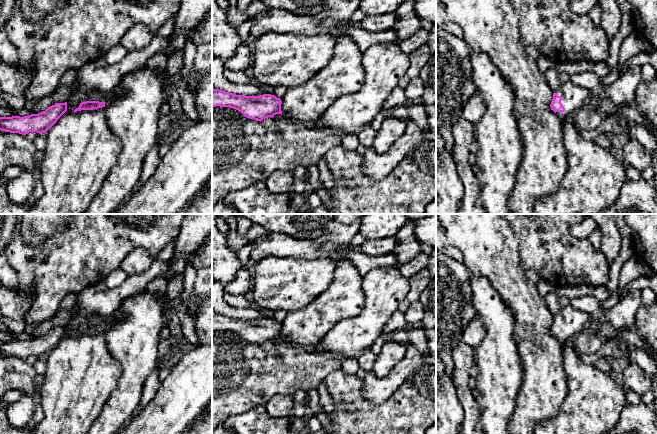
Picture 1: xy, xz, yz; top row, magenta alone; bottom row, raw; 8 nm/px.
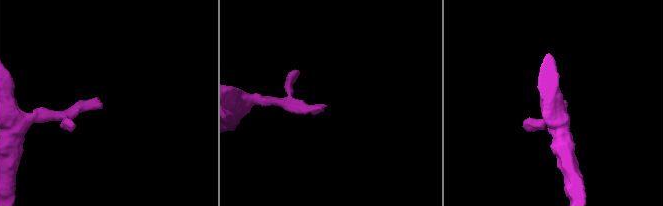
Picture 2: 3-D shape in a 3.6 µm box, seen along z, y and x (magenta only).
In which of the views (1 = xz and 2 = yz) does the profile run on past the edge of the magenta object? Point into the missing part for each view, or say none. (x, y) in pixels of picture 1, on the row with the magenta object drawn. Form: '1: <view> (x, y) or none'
1: none
2: yz (574, 96)

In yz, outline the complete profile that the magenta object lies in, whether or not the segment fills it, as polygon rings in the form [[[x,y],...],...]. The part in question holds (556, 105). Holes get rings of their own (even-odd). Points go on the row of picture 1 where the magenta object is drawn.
[[[567,81],[554,91],[550,107],[559,117],[567,119],[588,104],[591,95],[592,91]]]

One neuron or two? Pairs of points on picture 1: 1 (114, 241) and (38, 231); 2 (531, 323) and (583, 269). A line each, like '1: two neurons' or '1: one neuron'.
1: two neurons
2: two neurons

